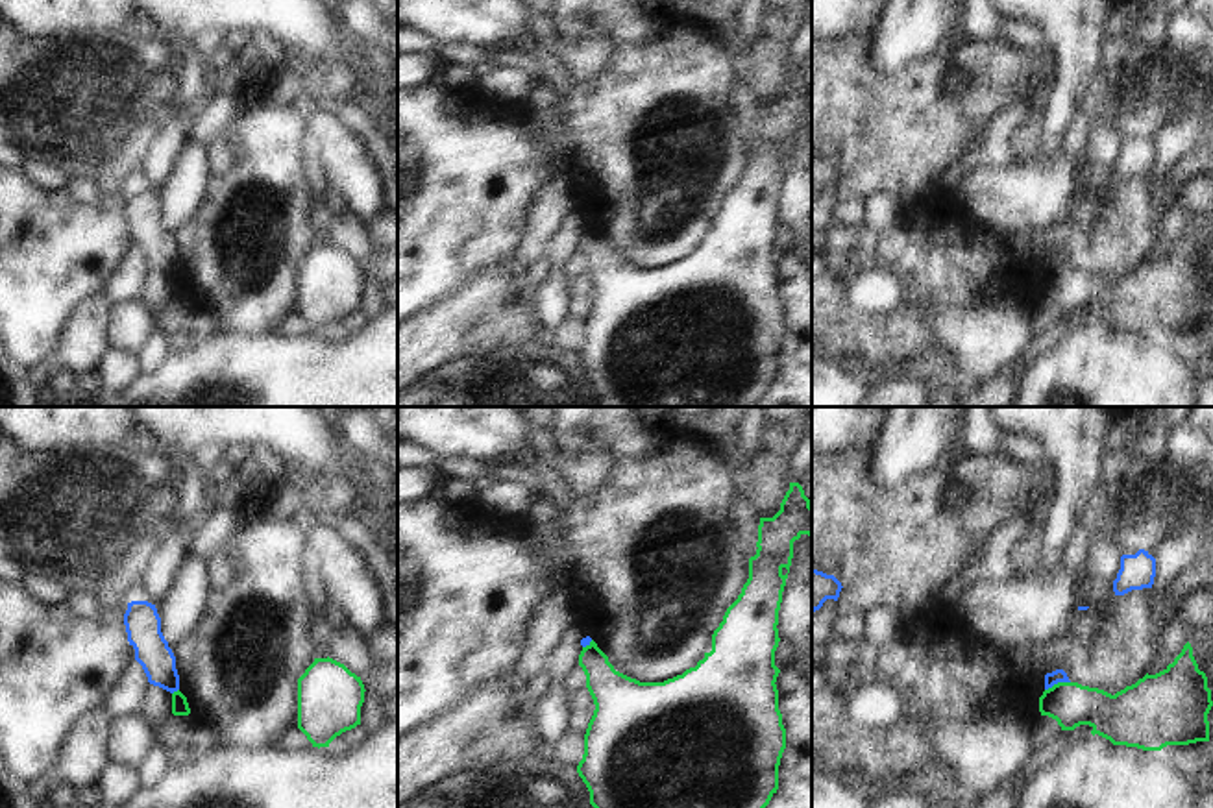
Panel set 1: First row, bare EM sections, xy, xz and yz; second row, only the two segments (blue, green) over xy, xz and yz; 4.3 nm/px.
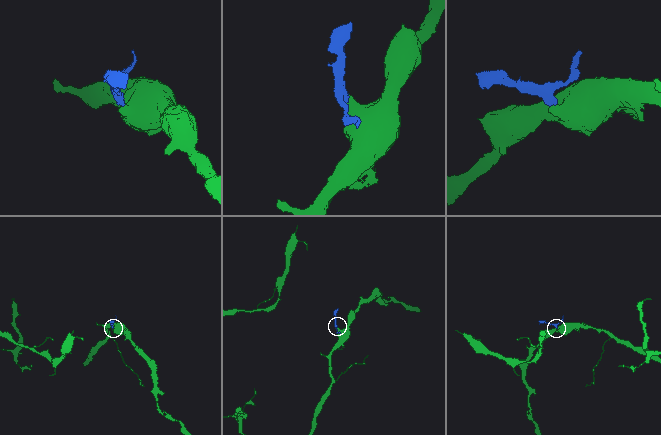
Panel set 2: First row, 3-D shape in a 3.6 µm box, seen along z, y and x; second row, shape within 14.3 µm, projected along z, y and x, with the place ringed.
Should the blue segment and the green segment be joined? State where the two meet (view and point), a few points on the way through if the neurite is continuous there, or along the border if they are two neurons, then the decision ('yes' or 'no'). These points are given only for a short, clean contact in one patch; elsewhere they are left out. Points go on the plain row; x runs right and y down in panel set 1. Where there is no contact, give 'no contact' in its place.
contact yz (1056, 269); border yz (1069, 267), (1058, 267), (1045, 276); no

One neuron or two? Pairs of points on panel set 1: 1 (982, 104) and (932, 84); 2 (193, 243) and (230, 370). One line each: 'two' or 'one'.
1: one
2: two

